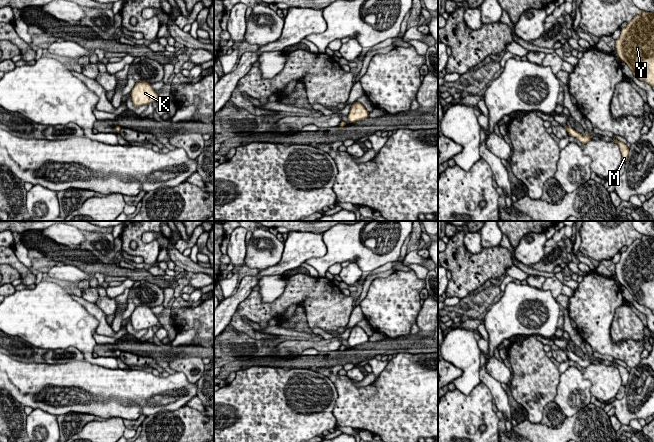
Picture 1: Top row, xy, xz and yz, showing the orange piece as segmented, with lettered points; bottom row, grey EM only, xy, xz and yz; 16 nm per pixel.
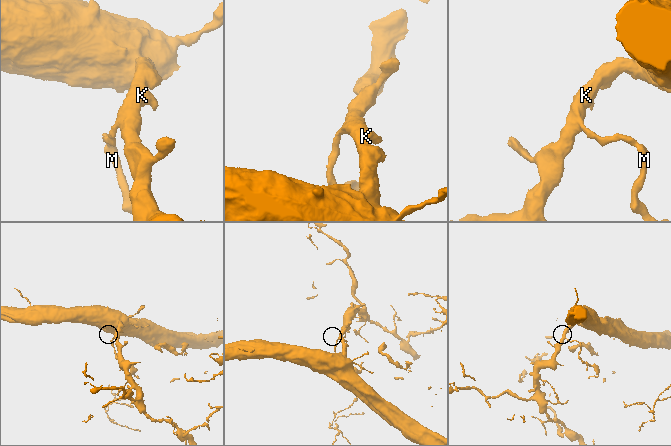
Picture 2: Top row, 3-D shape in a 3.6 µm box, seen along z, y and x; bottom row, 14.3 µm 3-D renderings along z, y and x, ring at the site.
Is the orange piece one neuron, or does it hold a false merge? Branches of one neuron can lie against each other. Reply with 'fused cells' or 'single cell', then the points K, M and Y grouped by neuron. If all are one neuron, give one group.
fused cells; K Y / M

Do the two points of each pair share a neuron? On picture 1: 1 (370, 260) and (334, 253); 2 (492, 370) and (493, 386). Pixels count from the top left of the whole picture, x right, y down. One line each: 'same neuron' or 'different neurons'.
1: same neuron
2: different neurons

